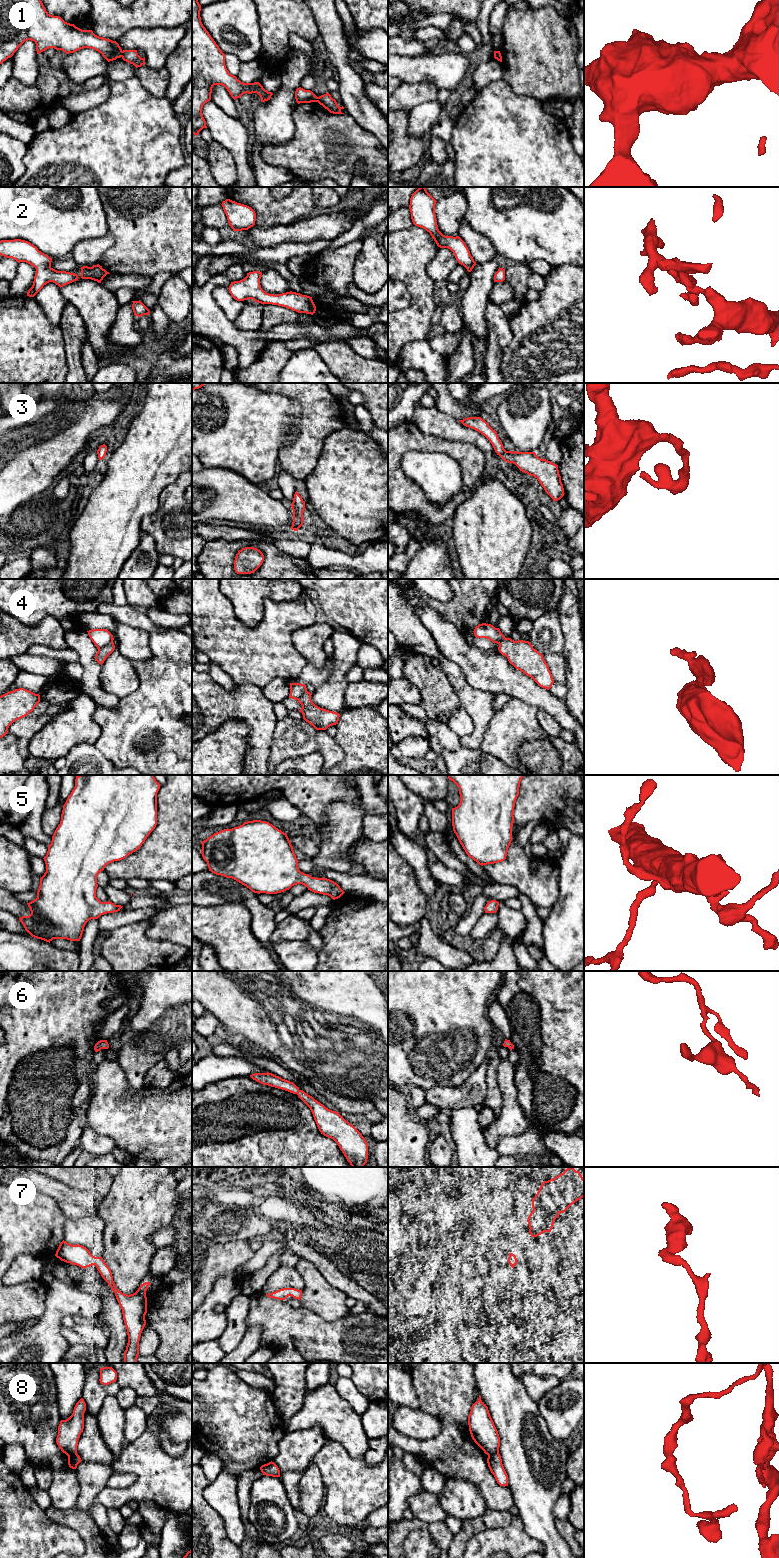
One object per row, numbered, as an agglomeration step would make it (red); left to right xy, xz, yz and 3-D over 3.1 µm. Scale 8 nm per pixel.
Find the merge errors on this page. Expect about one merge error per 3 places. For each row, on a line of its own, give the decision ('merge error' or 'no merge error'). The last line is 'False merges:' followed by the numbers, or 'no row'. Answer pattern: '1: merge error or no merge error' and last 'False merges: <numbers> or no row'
1: merge error
2: no merge error
3: no merge error
4: merge error
5: no merge error
6: no merge error
7: no merge error
8: merge error
False merges: 1, 4, 8

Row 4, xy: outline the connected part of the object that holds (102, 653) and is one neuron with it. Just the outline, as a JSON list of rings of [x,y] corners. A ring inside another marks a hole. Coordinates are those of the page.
[[[113,642],[107,644],[103,648],[98,649],[95,655],[95,660],[102,665],[106,658],[114,651],[114,649],[115,645]]]

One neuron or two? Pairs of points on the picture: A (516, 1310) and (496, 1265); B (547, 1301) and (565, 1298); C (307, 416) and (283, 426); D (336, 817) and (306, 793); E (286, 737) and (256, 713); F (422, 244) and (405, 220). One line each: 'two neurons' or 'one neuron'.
A: two neurons
B: two neurons
C: two neurons
D: two neurons
E: two neurons
F: two neurons

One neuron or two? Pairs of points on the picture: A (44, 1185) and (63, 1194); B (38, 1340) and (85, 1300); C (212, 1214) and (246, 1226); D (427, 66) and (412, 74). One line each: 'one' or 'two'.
A: one
B: one
C: one
D: one

